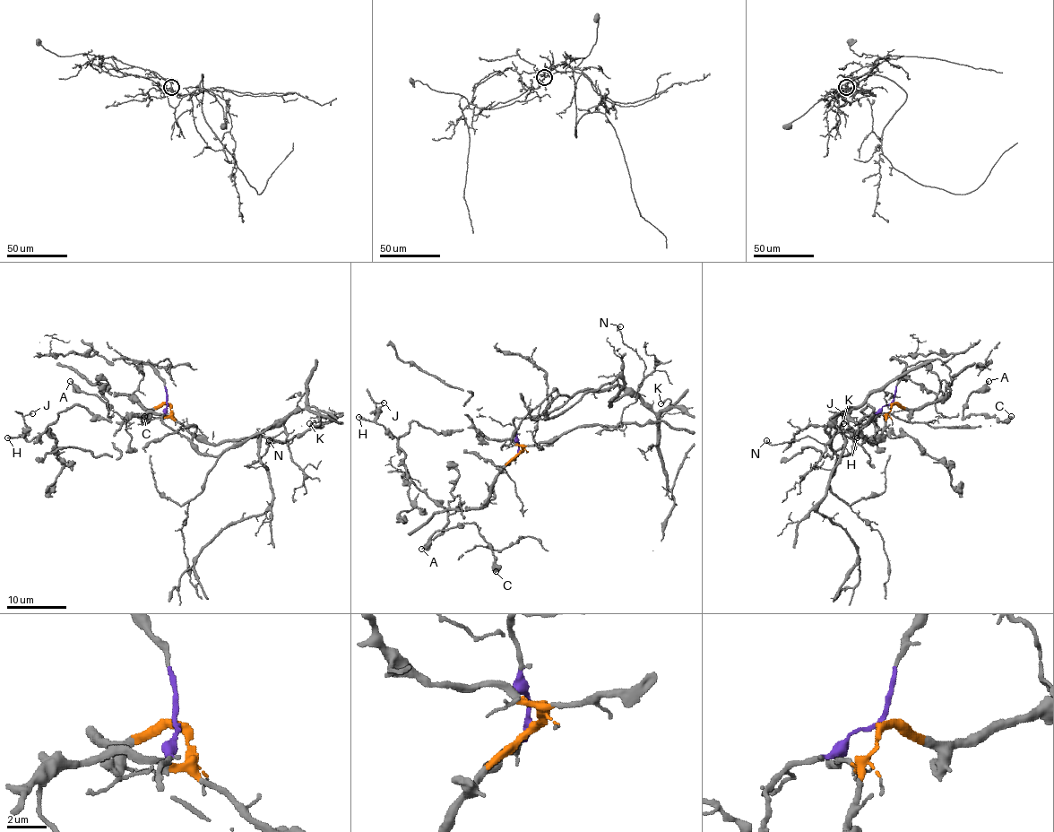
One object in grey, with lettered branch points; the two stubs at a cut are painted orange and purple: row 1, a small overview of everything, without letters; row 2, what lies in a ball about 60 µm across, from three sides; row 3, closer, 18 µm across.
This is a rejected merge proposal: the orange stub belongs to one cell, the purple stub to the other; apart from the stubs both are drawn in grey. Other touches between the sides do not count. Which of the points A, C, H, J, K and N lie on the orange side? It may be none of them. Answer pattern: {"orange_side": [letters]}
{"orange_side": ["A", "C", "H", "J"]}

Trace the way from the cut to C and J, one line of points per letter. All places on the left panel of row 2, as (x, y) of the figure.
C: (167, 403), (146, 408), (110, 394), (99, 380), (110, 417), (144, 416)
J: (167, 403), (168, 416), (142, 412), (122, 423), (68, 407), (30, 441), (23, 419), (32, 412)

